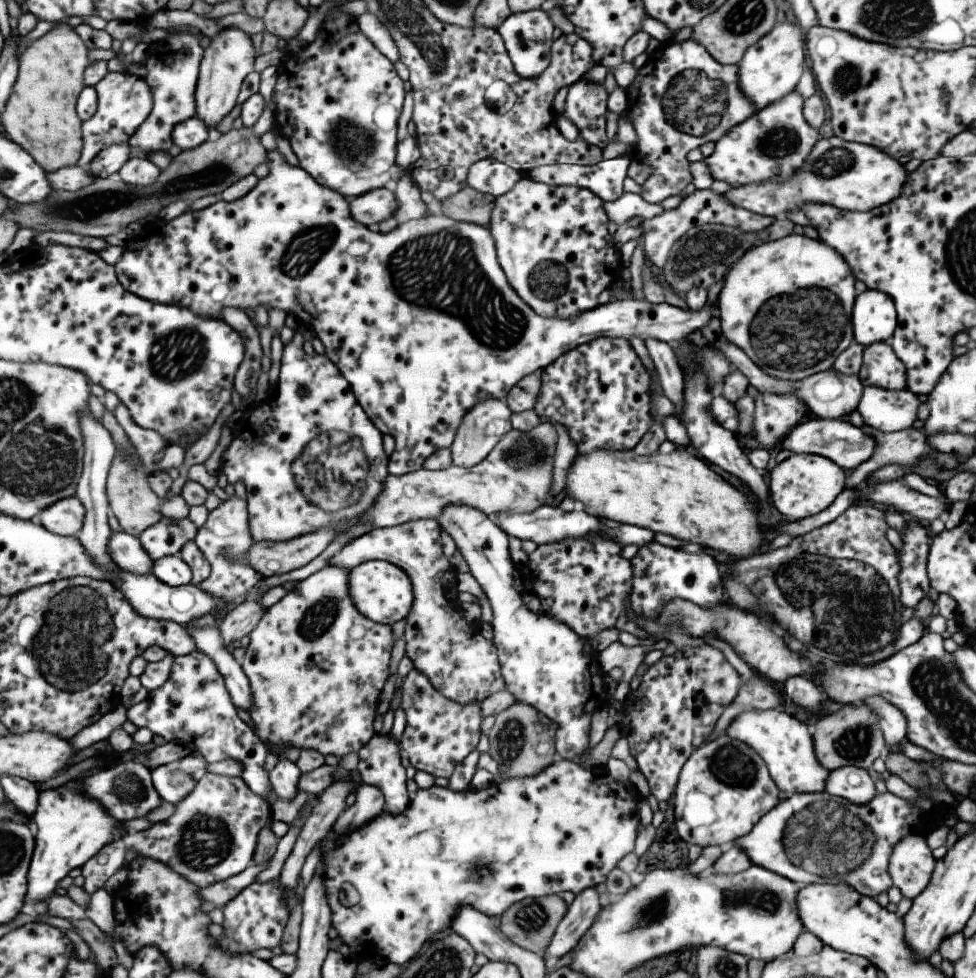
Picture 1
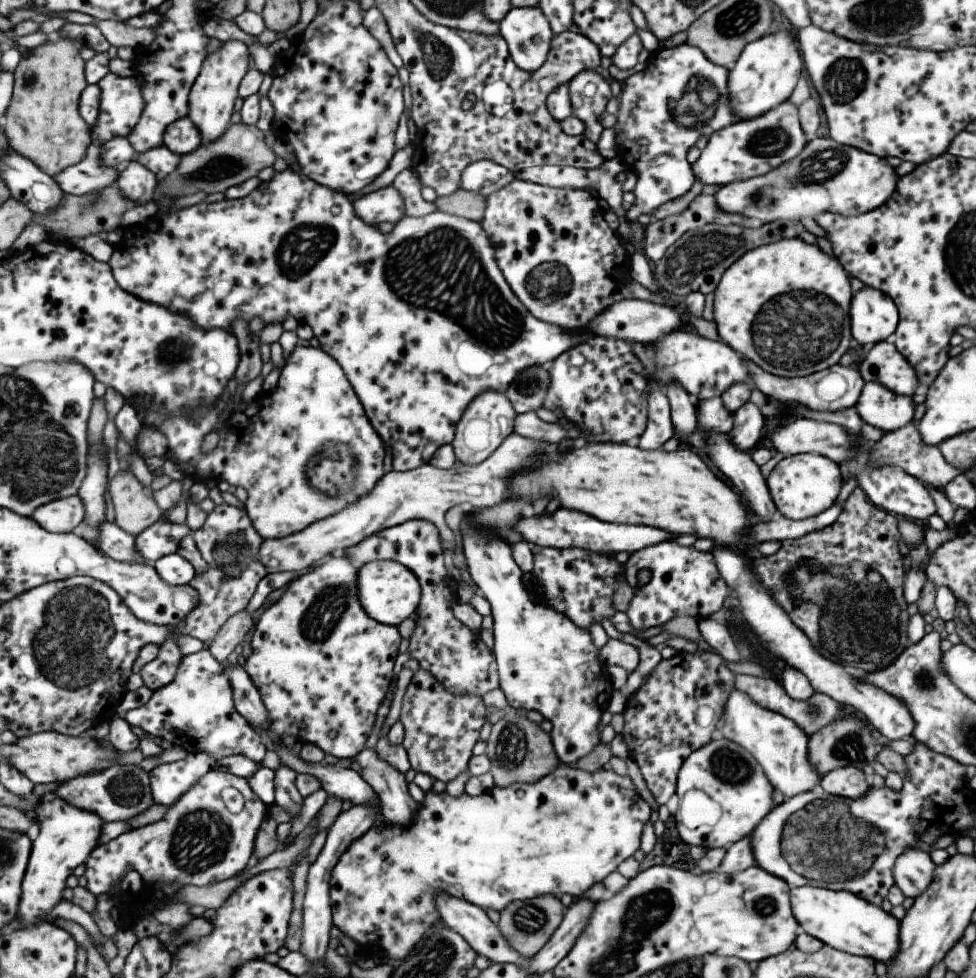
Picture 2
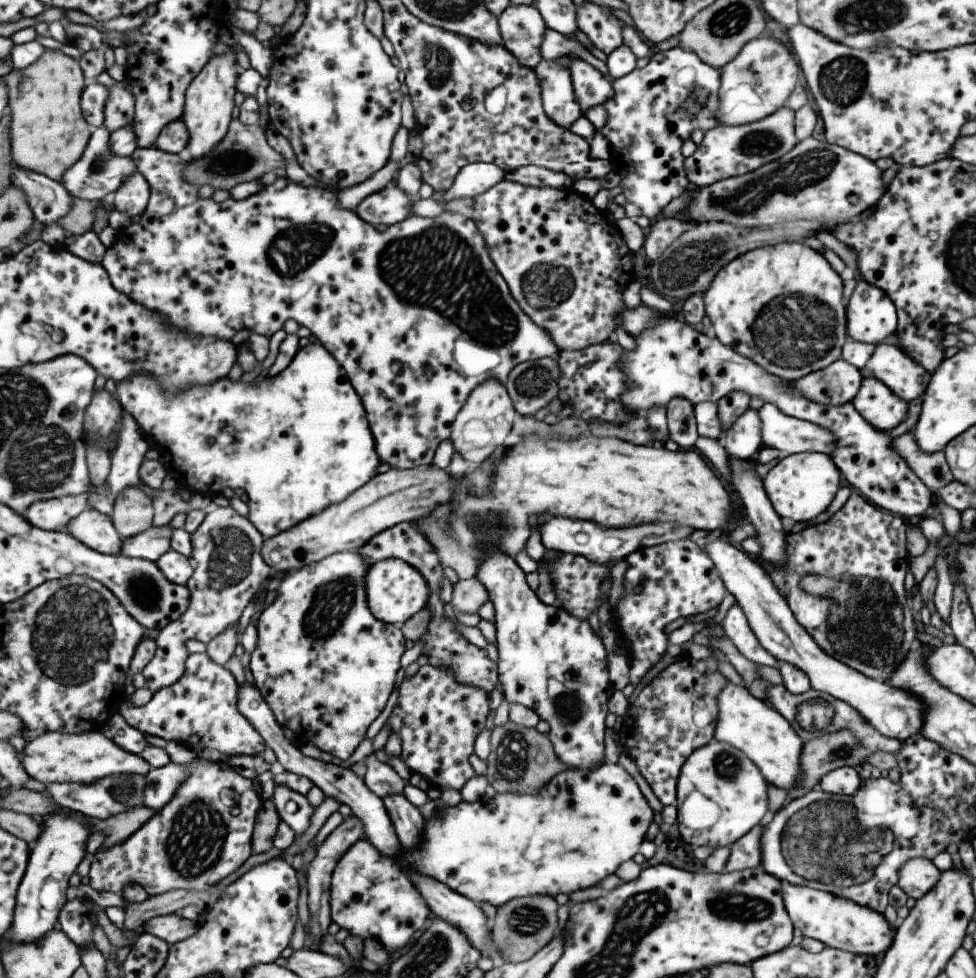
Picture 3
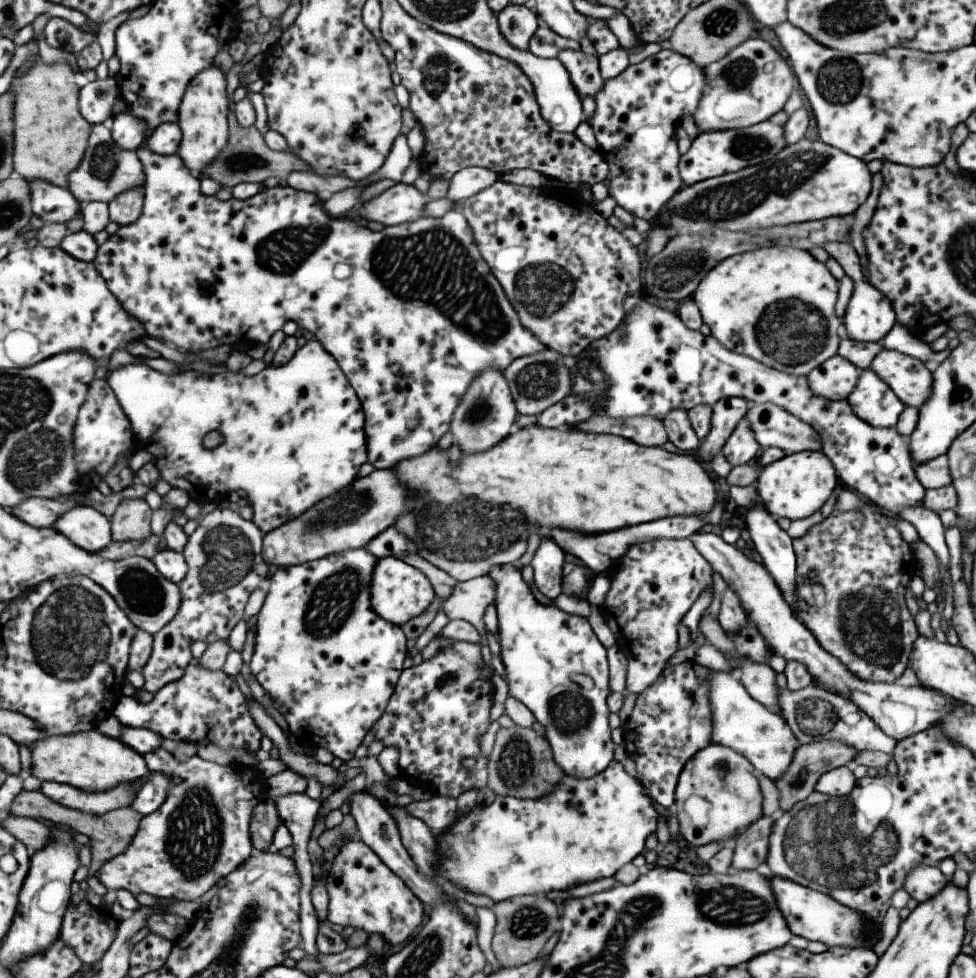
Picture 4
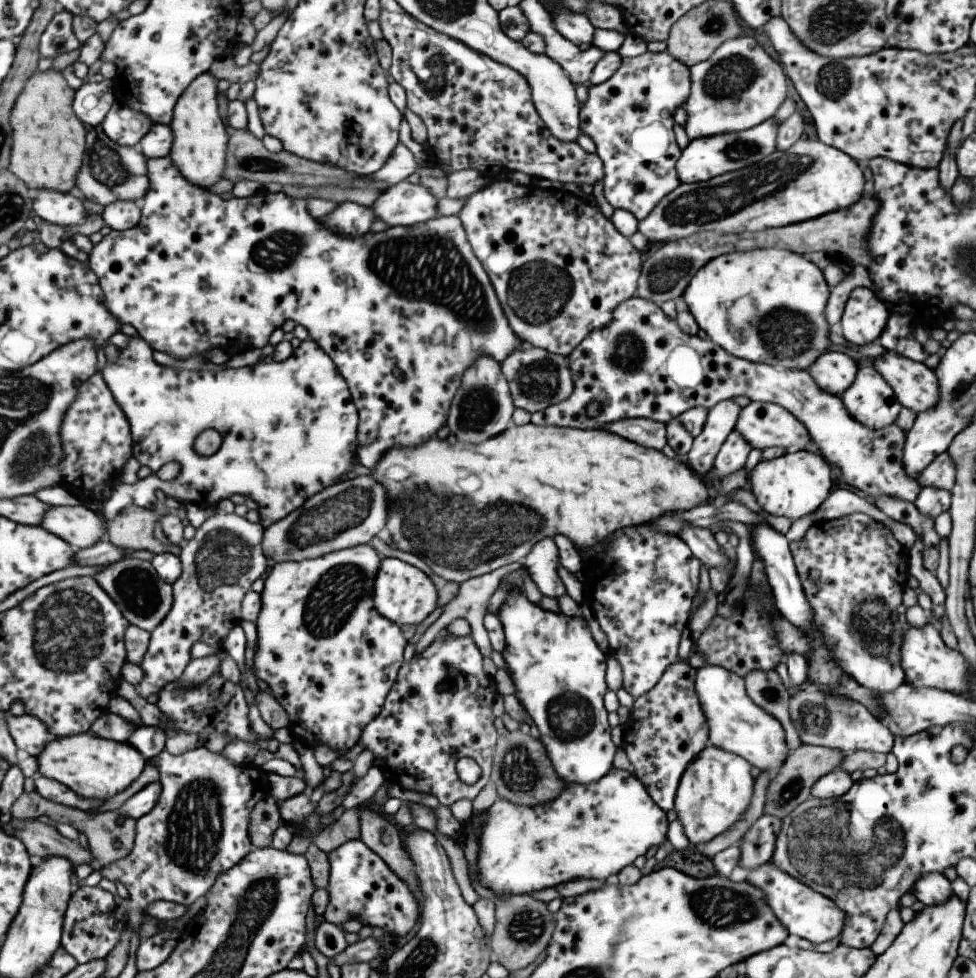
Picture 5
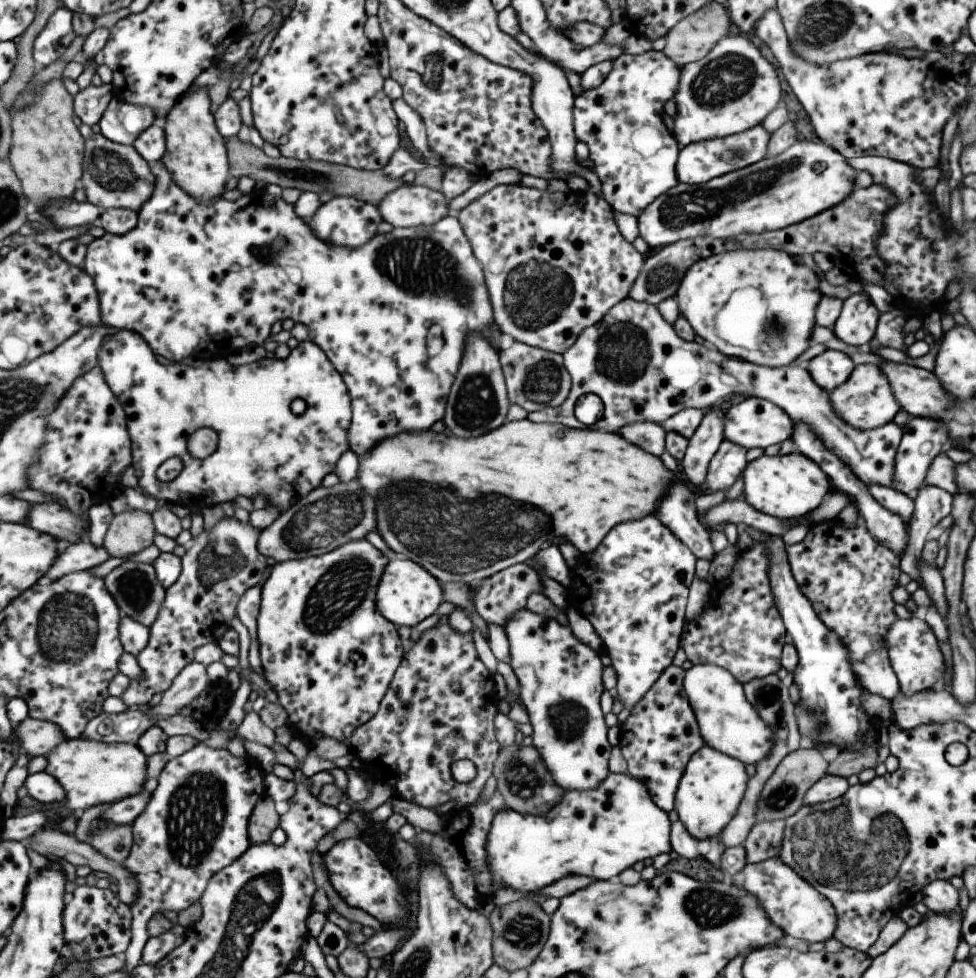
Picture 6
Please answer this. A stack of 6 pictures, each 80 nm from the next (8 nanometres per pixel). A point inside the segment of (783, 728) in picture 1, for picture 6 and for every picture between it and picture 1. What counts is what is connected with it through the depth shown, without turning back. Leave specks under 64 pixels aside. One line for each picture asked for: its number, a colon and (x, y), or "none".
2: (780, 747)
3: (757, 730)
4: (738, 722)
5: (735, 723)
6: (727, 723)

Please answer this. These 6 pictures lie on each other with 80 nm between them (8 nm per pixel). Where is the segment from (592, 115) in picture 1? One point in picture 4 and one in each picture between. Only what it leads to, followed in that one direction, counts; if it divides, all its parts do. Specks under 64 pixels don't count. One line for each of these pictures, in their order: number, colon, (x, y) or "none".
2: (588, 91)
3: (590, 88)
4: (581, 67)

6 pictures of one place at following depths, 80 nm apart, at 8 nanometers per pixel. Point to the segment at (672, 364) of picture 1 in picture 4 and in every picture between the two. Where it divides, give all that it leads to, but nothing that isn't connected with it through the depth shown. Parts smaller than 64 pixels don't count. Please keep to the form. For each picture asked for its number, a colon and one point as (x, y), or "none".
2: (682, 407)
3: (682, 429)
4: (678, 430)

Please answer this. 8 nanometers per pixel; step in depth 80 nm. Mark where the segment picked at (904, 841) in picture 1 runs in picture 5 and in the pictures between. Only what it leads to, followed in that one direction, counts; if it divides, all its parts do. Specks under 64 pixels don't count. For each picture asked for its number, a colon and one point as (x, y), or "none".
2: (912, 871)
3: (917, 875)
4: (922, 882)
5: (930, 888)

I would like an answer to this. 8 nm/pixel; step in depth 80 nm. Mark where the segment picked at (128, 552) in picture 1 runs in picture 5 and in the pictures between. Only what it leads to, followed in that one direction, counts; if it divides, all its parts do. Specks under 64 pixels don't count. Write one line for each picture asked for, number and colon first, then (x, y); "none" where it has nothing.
2: (113, 542)
3: (92, 527)
4: (85, 526)
5: (83, 528)

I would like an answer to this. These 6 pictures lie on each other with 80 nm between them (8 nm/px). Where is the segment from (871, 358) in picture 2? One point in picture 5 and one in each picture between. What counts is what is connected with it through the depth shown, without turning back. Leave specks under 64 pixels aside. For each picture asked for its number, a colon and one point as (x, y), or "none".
3: (904, 377)
4: (910, 381)
5: (915, 386)

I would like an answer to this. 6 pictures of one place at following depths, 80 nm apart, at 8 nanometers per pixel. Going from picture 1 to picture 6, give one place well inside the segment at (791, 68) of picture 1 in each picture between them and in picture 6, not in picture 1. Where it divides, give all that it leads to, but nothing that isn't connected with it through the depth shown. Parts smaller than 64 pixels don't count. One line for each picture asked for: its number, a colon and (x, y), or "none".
2: (765, 73)
3: (757, 82)
4: (752, 81)
5: (740, 85)
6: (733, 87)

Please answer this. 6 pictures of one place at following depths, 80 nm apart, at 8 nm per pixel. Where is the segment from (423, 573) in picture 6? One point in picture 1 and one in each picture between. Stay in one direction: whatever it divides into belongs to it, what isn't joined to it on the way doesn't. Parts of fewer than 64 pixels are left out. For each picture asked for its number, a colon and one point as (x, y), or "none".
1: (380, 591)
2: (389, 593)
3: (394, 591)
4: (398, 592)
5: (403, 594)

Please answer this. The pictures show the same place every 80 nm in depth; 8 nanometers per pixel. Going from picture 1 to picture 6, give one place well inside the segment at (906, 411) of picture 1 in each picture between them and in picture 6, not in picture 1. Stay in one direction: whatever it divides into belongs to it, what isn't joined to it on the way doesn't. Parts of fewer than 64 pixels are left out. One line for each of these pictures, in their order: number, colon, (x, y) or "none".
2: (887, 411)
3: (875, 403)
4: (872, 400)
5: (869, 400)
6: (865, 401)

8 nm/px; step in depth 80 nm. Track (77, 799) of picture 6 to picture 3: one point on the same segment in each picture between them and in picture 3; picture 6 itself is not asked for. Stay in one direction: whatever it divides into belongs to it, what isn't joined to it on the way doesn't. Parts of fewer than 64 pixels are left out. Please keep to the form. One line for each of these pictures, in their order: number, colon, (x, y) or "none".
3: (55, 757)
4: (91, 761)
5: (94, 767)

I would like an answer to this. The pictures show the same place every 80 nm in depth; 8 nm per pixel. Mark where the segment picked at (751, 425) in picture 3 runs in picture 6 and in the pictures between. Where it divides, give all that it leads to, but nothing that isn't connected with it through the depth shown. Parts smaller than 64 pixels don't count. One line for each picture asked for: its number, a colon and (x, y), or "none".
4: (740, 447)
5: (731, 456)
6: (728, 461)

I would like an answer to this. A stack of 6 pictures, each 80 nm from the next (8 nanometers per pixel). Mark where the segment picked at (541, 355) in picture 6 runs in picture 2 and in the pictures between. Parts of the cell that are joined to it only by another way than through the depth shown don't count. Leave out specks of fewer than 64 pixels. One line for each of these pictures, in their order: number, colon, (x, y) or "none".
2: (525, 392)
3: (531, 385)
4: (536, 381)
5: (536, 378)

